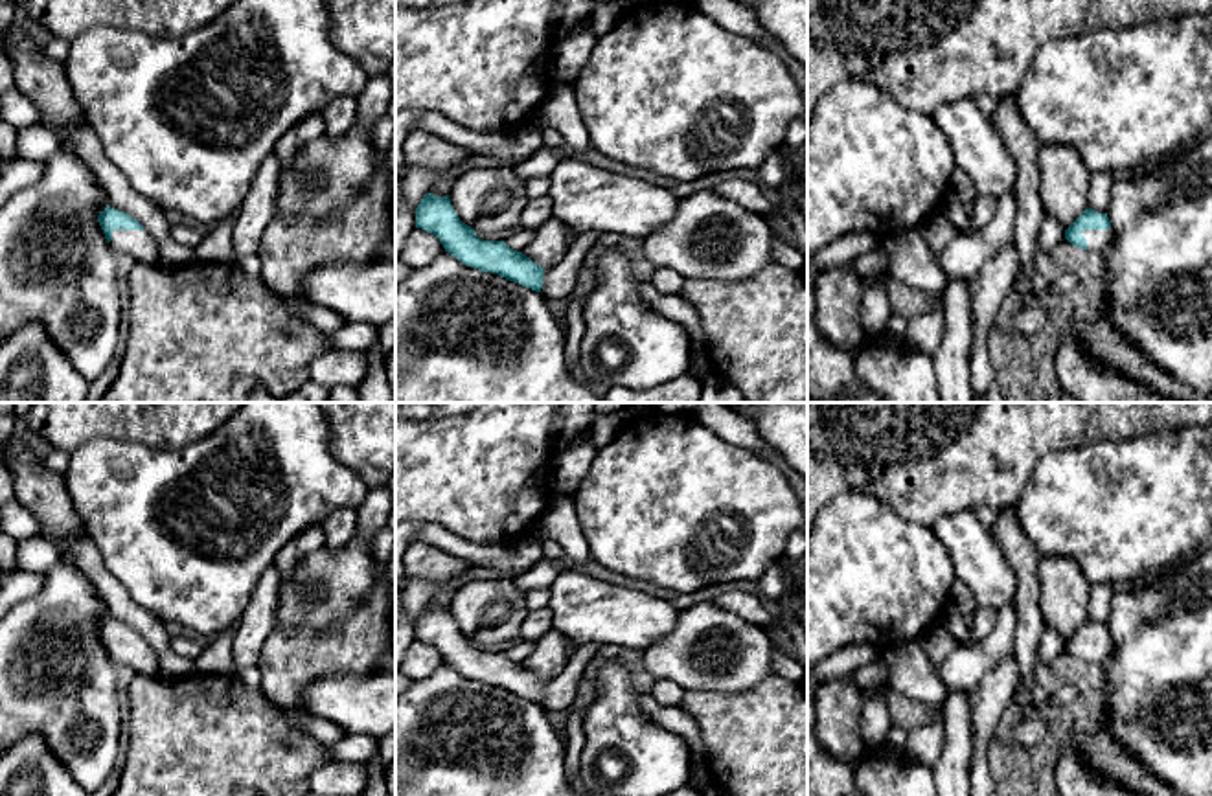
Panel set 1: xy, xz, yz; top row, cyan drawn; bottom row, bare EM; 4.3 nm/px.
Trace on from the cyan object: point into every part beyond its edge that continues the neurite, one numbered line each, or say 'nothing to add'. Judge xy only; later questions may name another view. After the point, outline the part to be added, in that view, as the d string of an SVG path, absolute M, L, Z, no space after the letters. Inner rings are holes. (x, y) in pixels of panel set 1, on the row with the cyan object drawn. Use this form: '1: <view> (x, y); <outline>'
1: xy (137, 243); M114 230L110 248L116 254L132 256L138 263L158 263L156 243L142 230Z

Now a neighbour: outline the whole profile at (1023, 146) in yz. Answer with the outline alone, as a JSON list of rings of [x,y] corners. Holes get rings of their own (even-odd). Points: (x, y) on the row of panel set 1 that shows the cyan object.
[[[1015,96],[999,99],[989,119],[1017,165],[1015,226],[1012,243],[1017,248],[1019,272],[1028,278],[1034,270],[1034,254],[1045,221],[1045,210],[1037,189],[1037,154],[1043,145],[1028,129]]]

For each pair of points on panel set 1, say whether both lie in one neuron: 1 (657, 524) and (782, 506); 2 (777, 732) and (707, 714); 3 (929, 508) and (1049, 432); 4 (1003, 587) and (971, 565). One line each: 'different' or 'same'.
1: same
2: same
3: same
4: same

